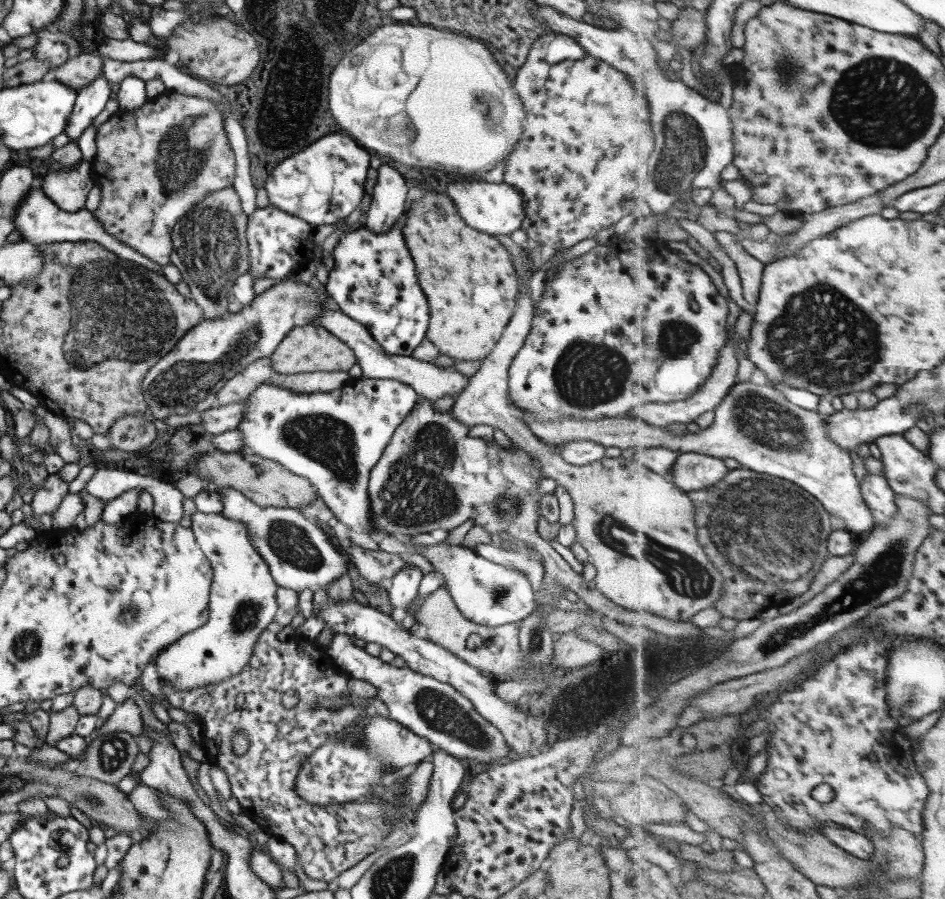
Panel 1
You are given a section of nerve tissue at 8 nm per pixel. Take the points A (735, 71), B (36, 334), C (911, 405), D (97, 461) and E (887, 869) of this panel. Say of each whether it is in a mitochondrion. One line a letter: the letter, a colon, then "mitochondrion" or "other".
A: other
B: other
C: mitochondrion
D: other
E: mitochondrion

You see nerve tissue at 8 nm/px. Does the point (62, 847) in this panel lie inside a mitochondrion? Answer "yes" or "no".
no

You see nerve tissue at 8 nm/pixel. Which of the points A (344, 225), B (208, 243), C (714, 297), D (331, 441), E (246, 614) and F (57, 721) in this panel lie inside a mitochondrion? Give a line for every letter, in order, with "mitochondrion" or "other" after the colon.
A: other
B: mitochondrion
C: other
D: mitochondrion
E: mitochondrion
F: other

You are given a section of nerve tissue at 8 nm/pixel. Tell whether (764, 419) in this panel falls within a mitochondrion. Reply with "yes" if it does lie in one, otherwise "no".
yes

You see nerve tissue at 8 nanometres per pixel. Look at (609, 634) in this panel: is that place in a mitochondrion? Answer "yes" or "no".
no

